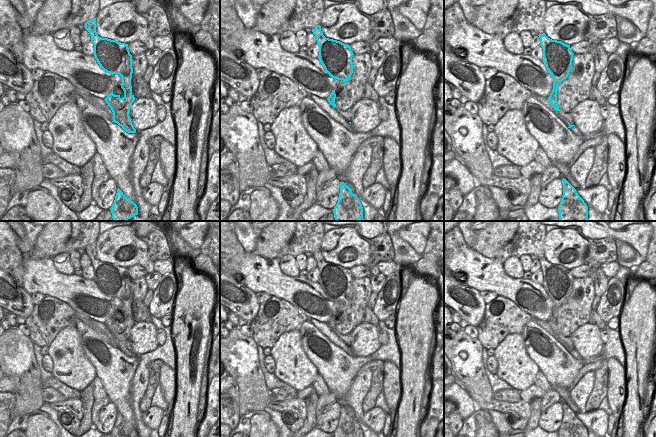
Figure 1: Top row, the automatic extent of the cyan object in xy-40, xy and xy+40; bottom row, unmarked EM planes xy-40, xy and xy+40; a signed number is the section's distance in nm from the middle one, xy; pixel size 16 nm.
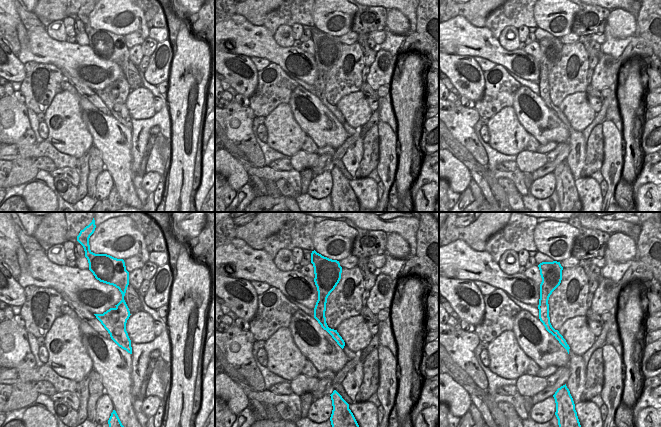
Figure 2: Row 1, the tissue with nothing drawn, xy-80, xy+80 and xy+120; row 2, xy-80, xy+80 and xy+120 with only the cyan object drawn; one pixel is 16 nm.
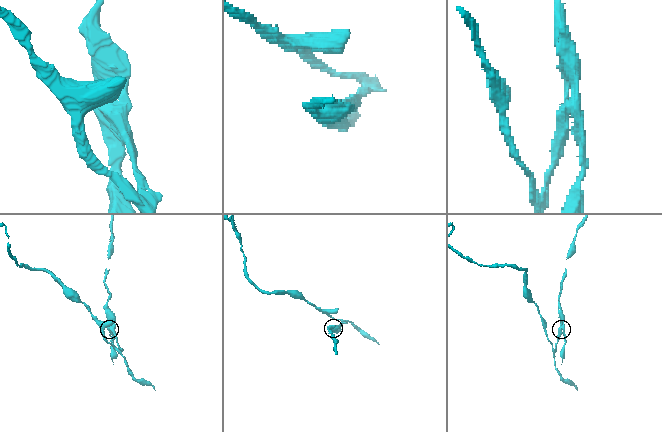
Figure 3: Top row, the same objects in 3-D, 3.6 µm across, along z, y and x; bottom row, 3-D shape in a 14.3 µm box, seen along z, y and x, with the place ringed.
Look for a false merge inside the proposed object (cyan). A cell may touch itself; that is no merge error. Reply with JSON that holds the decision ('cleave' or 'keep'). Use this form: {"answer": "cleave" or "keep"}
{"answer": "cleave"}

